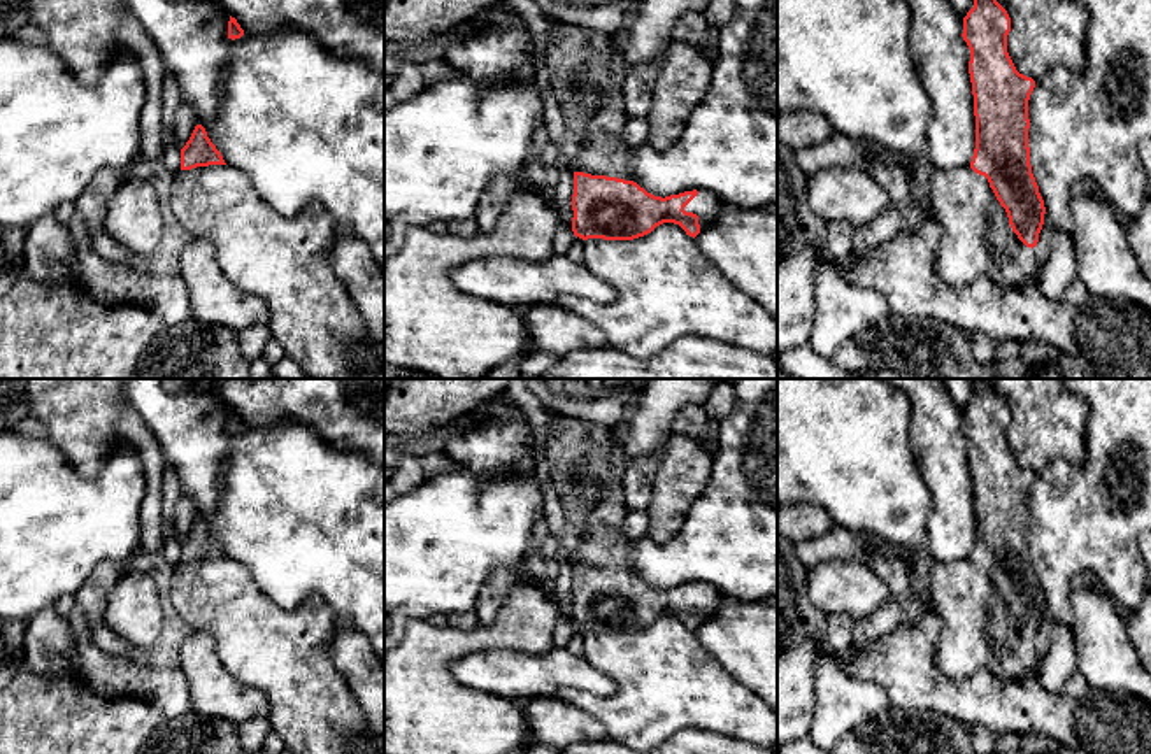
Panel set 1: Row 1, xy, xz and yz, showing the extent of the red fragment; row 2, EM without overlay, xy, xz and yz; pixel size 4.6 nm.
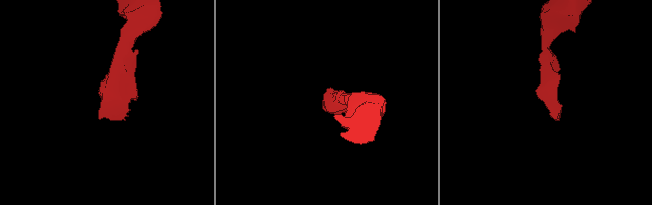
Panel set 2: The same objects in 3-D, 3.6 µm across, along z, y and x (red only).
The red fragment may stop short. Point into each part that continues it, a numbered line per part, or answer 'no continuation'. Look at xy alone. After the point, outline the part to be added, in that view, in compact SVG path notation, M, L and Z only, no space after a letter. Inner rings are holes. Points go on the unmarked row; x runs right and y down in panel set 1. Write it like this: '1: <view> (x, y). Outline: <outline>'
no continuation

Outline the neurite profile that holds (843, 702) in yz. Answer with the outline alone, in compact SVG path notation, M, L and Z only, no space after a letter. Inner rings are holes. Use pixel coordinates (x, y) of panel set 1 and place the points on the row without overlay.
M825 654L814 659L812 682L809 736L819 749L833 752L847 731L891 708L886 689L846 673Z

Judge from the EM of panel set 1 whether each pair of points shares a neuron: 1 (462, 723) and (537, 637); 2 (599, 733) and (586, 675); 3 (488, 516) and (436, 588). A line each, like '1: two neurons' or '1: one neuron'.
1: one neuron
2: two neurons
3: one neuron

